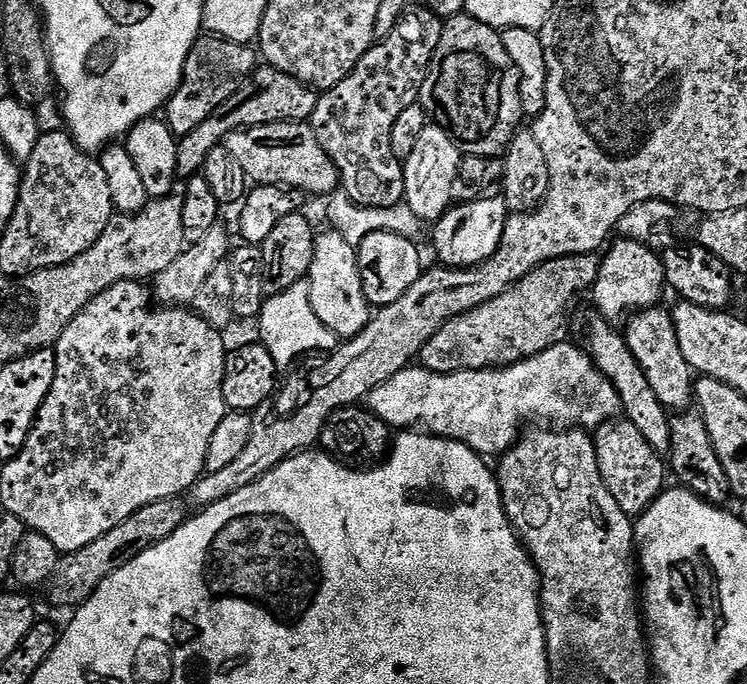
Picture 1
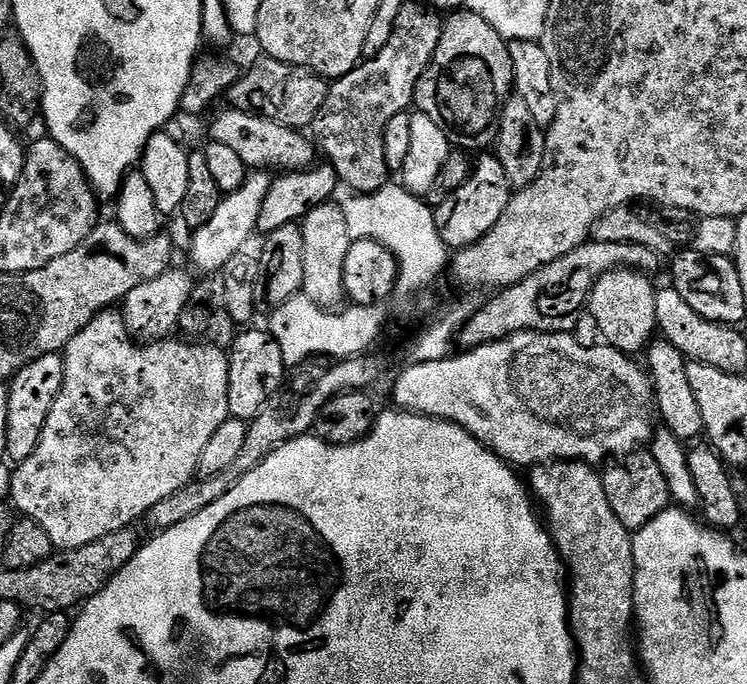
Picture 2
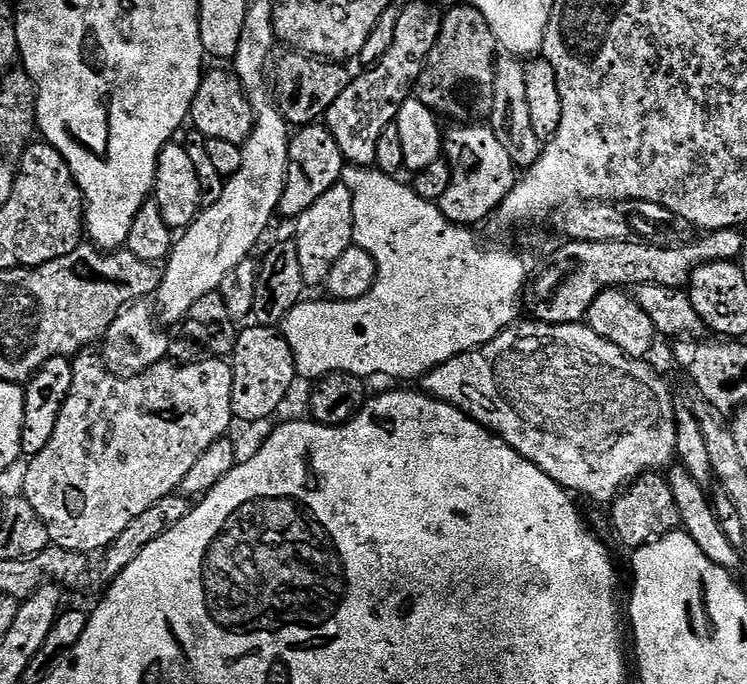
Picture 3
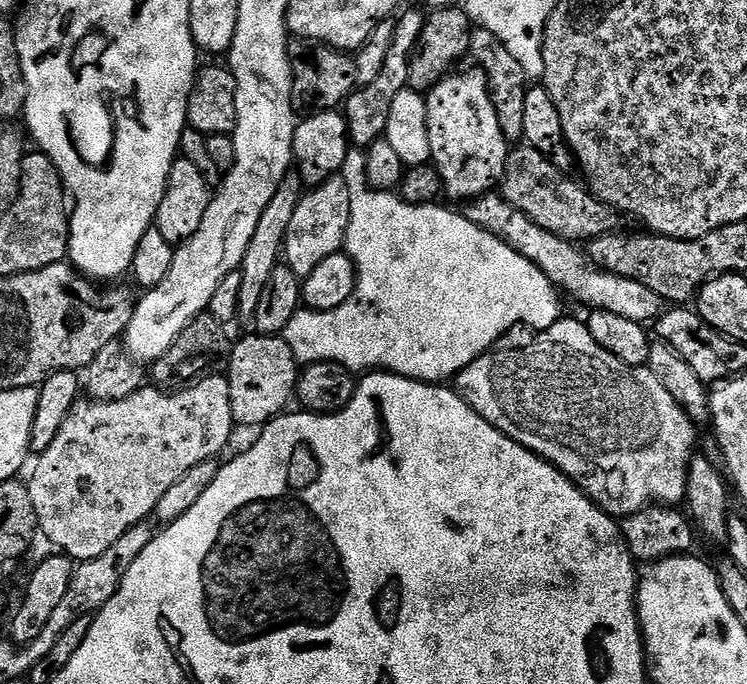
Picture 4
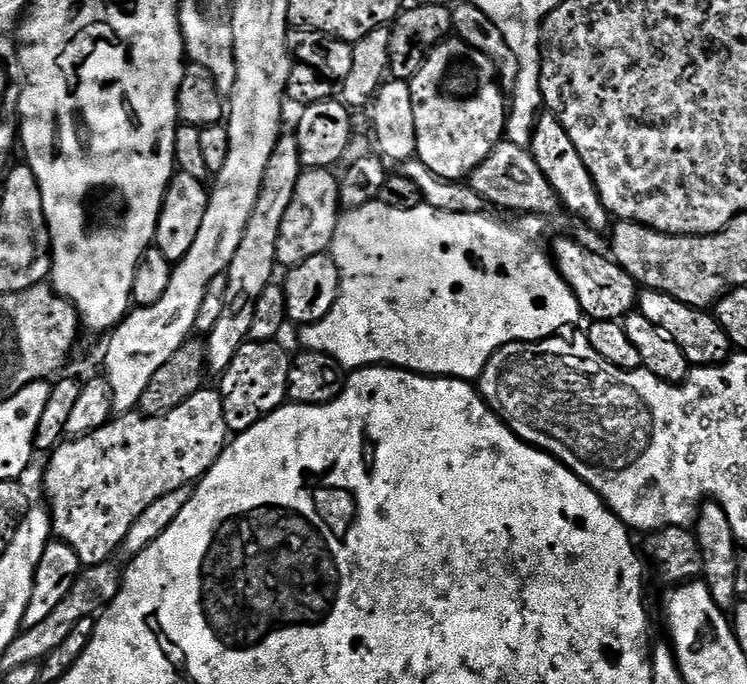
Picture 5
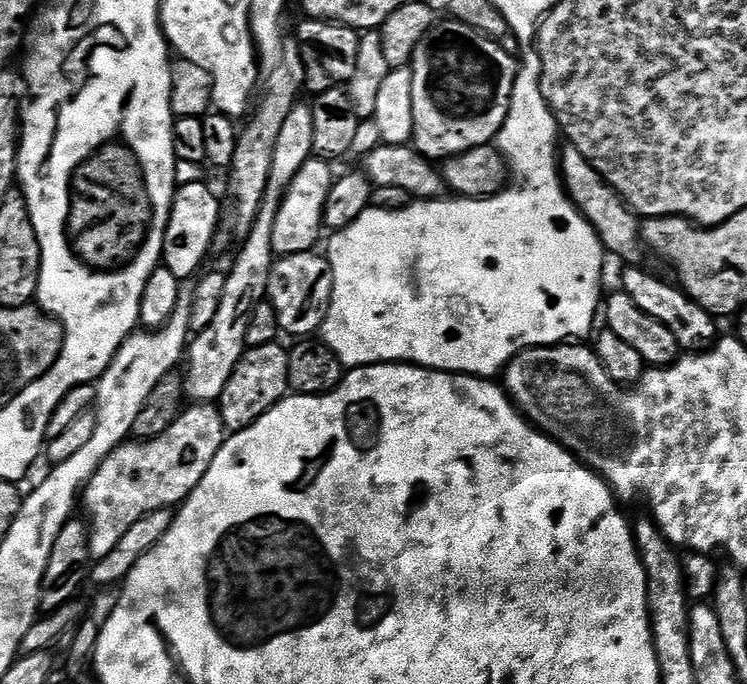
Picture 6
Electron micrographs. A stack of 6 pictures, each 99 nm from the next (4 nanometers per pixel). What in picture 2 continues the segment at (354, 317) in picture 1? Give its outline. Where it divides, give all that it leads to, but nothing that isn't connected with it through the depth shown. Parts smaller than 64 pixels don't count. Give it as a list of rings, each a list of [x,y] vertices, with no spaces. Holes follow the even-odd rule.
[[[329,202],[321,204],[315,208],[309,216],[304,217],[302,221],[302,231],[304,234],[304,287],[303,295],[307,296],[309,301],[317,308],[332,310],[337,307],[339,300],[345,299],[344,294],[344,263],[346,254],[350,250],[354,239],[348,230],[348,220],[344,217],[344,209],[339,203]]]

